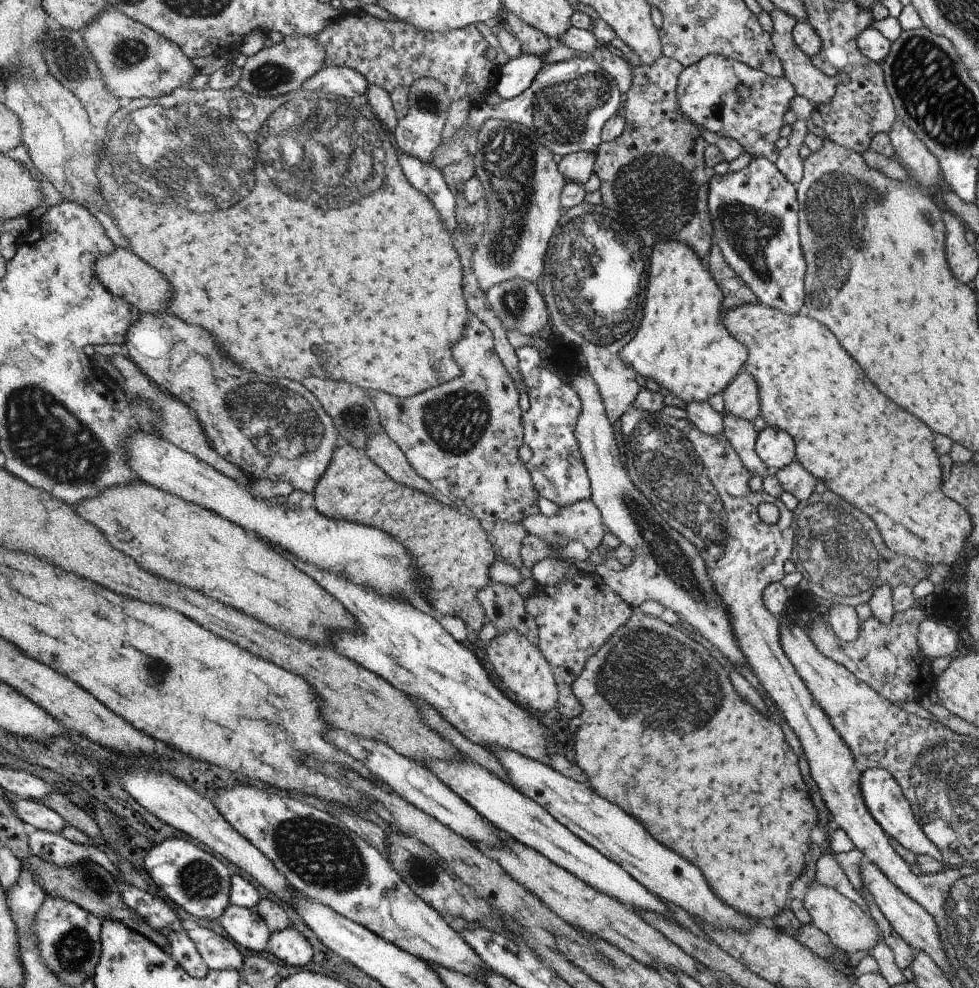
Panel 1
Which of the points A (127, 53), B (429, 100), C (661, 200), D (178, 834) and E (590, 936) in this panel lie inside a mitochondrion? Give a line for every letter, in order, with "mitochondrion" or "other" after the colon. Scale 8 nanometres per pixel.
A: mitochondrion
B: mitochondrion
C: mitochondrion
D: other
E: other

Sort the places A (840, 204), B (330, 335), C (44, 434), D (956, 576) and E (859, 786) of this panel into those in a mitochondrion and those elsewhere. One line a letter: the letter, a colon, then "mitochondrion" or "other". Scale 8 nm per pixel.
A: mitochondrion
B: other
C: mitochondrion
D: other
E: other

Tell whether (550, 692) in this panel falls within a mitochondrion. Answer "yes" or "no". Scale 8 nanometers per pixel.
no

